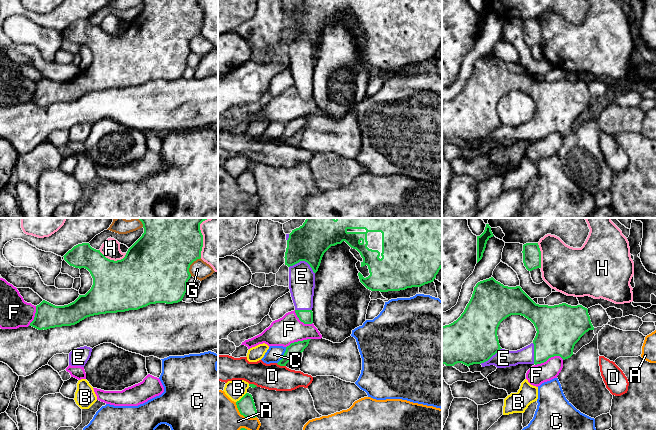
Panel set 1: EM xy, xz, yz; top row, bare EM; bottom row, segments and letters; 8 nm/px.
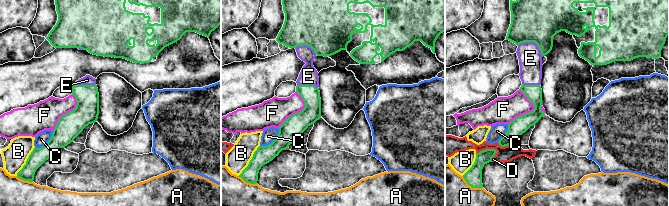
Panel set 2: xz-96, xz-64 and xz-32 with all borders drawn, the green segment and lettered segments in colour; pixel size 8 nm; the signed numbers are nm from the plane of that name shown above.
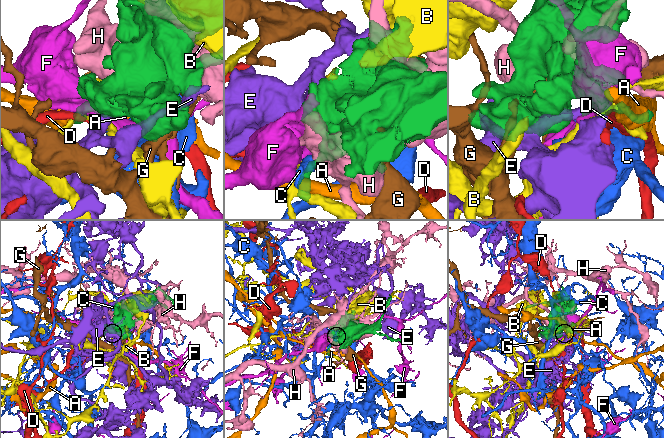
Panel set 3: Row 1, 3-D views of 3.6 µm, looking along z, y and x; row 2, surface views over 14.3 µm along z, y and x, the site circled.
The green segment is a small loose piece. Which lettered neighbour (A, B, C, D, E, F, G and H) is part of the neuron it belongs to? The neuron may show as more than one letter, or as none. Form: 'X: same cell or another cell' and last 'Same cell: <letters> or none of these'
A: another cell
B: another cell
C: another cell
D: another cell
E: same cell
F: another cell
G: another cell
H: another cell
Same cell: E

